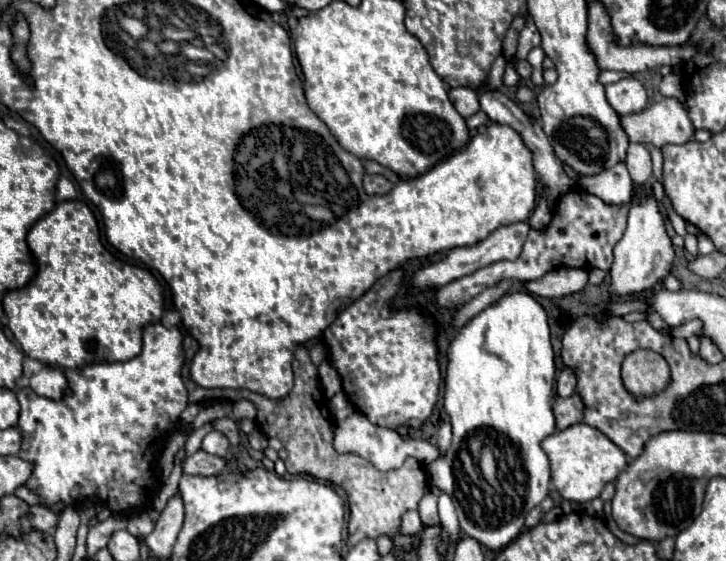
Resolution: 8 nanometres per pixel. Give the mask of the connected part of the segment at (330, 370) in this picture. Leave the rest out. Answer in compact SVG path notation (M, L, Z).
M328 360L320 362L318 368L320 368L320 380L322 380L322 386L324 386L326 398L332 398L334 394L338 394L342 390L342 378Z

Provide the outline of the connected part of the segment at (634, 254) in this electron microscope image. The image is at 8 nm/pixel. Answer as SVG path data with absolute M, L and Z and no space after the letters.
M634 184L634 198L638 198L638 202L632 202L628 210L628 228L614 248L614 264L610 268L610 292L618 296L648 292L648 288L654 288L654 284L670 272L674 260L674 248L666 234L664 218L658 210L658 200L654 198L652 186Z

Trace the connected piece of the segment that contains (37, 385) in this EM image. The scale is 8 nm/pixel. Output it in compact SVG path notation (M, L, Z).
M44 368L30 378L30 388L38 396L44 396L44 398L50 398L50 400L62 400L68 384L66 384L66 378L64 378L62 370Z

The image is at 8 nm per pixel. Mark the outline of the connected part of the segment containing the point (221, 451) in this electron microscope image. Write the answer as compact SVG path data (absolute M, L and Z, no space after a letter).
M218 430L208 432L202 440L202 450L206 450L208 454L214 454L214 456L226 456L228 448L230 448L228 438Z

